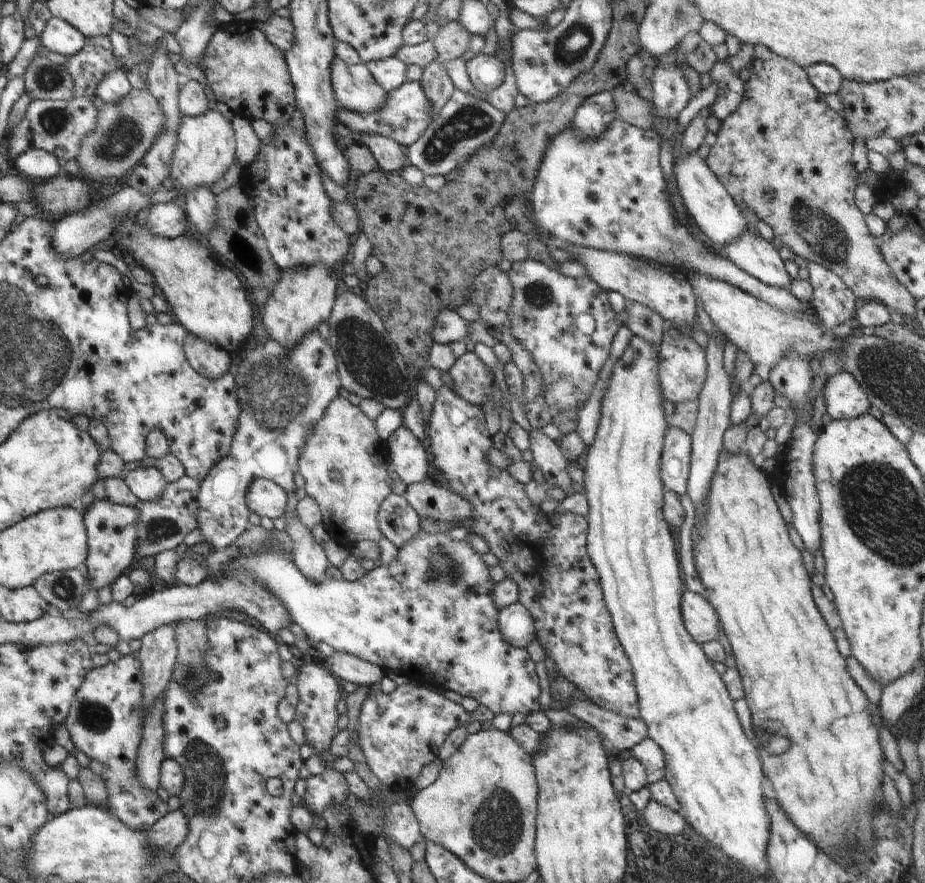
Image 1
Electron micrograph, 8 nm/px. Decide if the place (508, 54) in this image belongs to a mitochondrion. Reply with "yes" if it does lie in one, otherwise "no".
no

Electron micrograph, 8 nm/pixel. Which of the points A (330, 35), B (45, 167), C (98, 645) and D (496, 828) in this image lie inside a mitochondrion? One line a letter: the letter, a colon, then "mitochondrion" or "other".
A: other
B: other
C: other
D: mitochondrion

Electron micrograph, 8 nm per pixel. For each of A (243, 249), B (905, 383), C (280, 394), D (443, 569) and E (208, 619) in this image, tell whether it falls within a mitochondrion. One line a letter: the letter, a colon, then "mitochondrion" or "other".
A: mitochondrion
B: mitochondrion
C: mitochondrion
D: mitochondrion
E: other

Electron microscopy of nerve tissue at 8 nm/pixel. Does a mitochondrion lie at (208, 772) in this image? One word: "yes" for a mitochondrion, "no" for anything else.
yes

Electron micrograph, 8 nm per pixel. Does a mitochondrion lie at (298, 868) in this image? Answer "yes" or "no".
no

